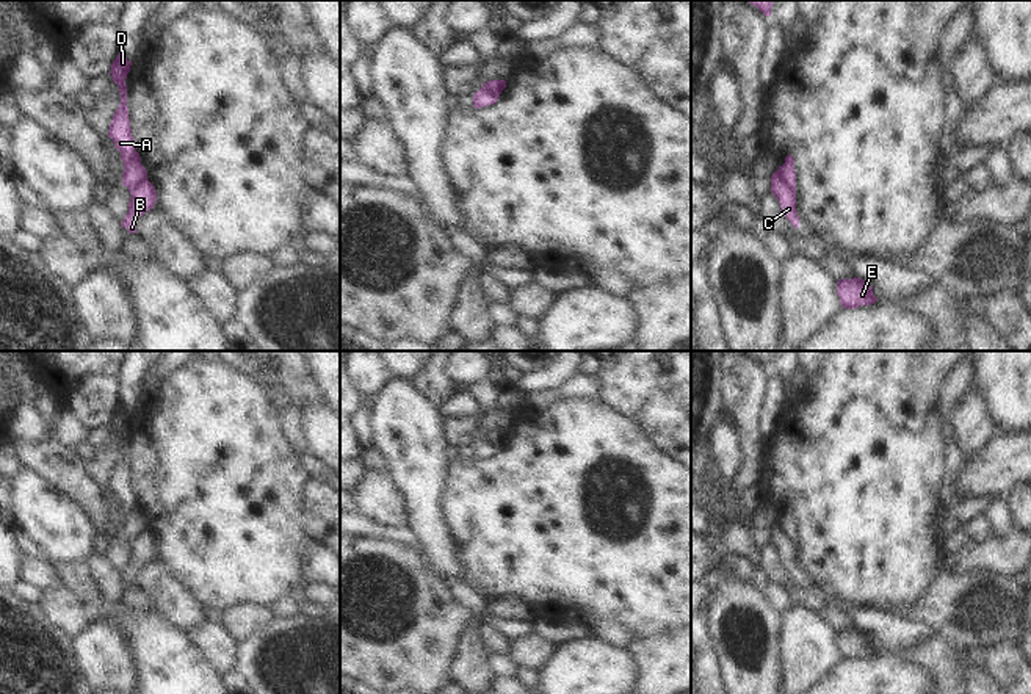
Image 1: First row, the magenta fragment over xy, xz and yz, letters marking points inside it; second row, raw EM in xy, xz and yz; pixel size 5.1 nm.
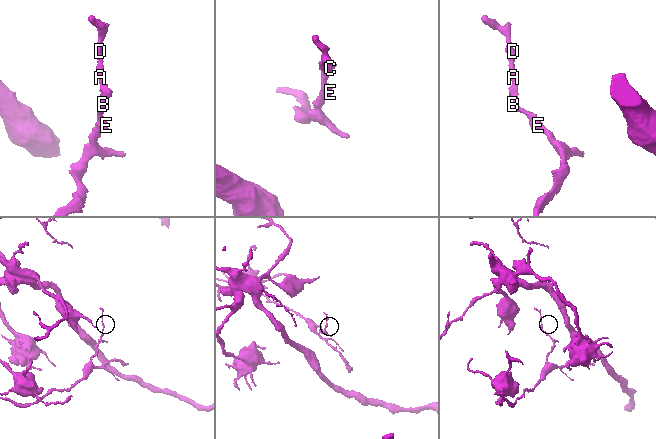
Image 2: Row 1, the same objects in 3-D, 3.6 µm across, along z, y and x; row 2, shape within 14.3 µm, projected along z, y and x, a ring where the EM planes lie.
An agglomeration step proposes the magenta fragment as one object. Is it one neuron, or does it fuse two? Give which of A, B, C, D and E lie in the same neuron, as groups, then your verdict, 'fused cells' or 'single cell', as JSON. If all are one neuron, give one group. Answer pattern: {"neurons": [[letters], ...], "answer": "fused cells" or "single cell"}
{"neurons": [["A", "D"], ["B", "C", "E"]], "answer": "fused cells"}

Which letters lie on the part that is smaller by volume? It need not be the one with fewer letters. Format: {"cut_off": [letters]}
{"cut_off": ["A", "D"]}

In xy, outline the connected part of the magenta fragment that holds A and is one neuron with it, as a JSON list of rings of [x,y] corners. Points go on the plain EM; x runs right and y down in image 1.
[[[122,404],[111,415],[111,429],[119,437],[121,454],[114,462],[108,487],[113,490],[114,498],[121,503],[124,514],[122,536],[128,540],[138,533],[147,530],[147,522],[141,515],[141,508],[135,501],[135,490],[132,486],[128,457],[127,457],[127,436],[125,429],[130,423],[132,412],[128,412]]]

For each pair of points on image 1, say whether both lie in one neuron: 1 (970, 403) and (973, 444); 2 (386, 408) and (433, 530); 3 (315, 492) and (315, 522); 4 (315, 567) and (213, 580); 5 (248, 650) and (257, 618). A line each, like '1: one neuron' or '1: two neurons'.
1: one neuron
2: one neuron
3: one neuron
4: two neurons
5: two neurons

